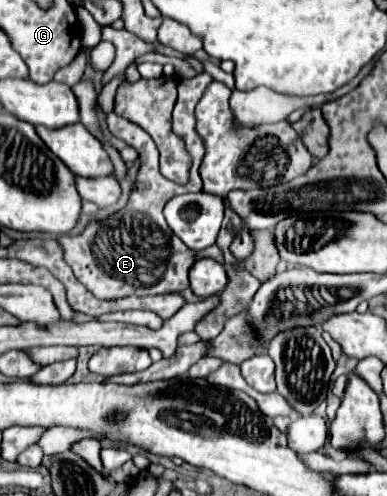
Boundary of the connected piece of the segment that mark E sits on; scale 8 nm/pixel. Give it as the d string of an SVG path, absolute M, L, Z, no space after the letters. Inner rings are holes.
M114 111L108 115L108 129L114 137L126 141L130 147L140 151L140 173L136 181L136 189L130 195L128 205L104 219L90 223L80 235L62 235L58 243L64 249L64 259L72 267L74 275L88 291L92 291L98 299L118 299L126 295L160 295L160 293L178 293L188 287L188 271L194 263L194 251L184 247L184 243L170 231L162 209L164 205L182 193L202 191L202 179L198 175L198 167L204 155L202 141L196 135L196 147L190 145L188 151L192 155L190 179L186 185L170 183L164 175L160 175L158 167L158 149L152 145L150 135L142 131L138 125L122 119Z

